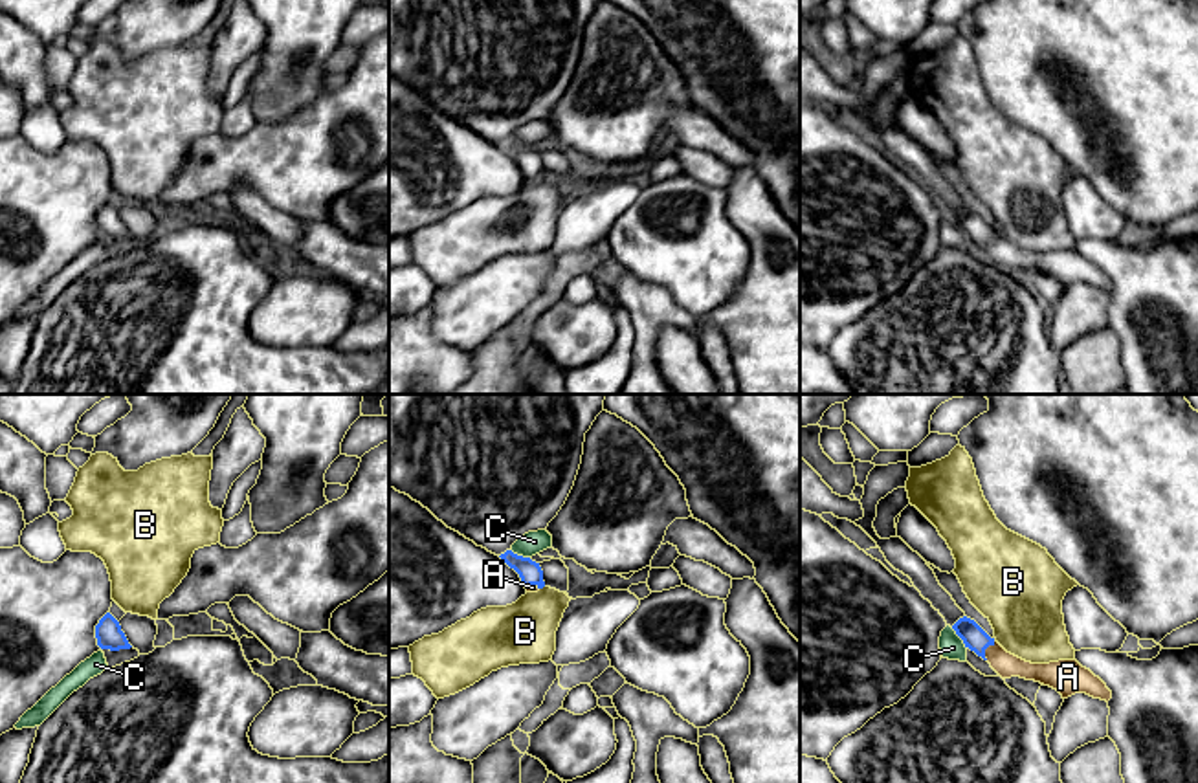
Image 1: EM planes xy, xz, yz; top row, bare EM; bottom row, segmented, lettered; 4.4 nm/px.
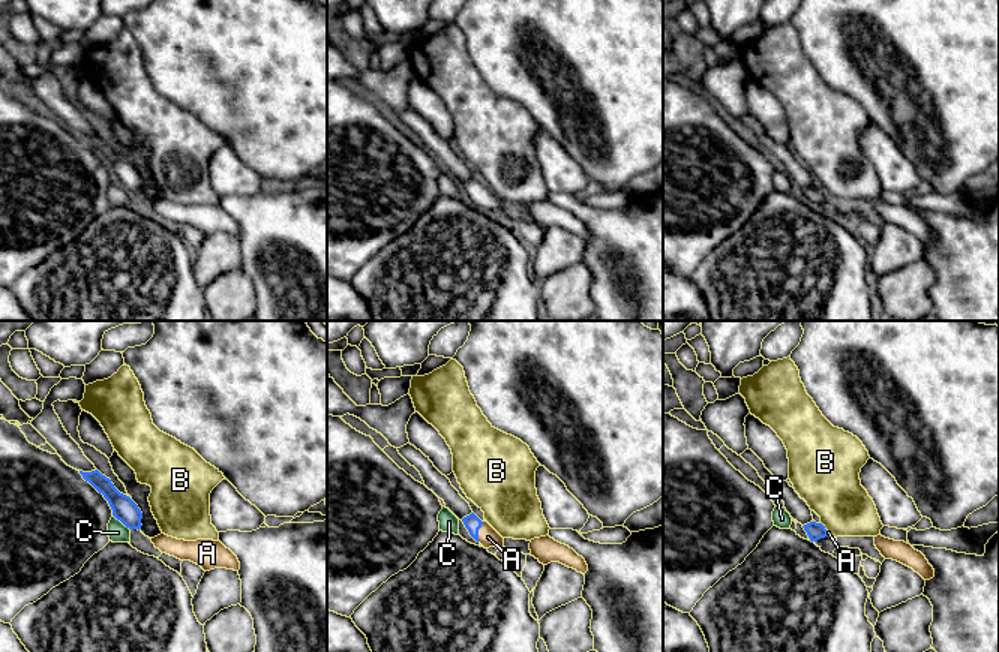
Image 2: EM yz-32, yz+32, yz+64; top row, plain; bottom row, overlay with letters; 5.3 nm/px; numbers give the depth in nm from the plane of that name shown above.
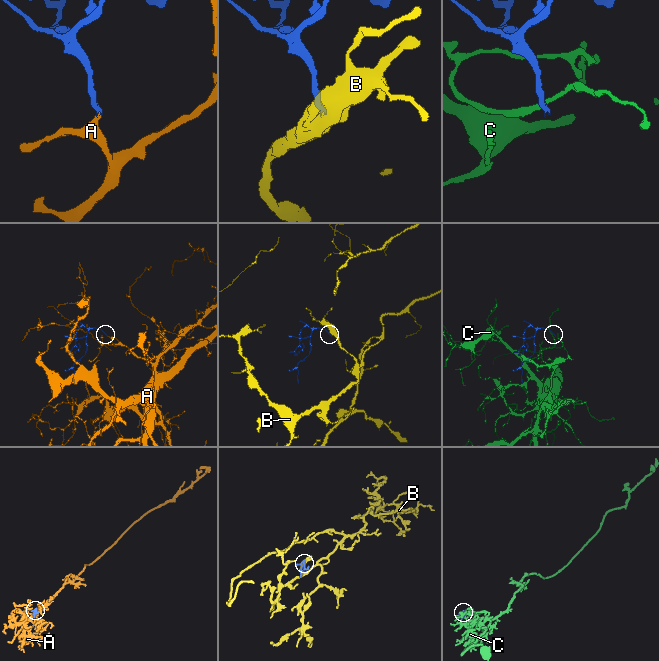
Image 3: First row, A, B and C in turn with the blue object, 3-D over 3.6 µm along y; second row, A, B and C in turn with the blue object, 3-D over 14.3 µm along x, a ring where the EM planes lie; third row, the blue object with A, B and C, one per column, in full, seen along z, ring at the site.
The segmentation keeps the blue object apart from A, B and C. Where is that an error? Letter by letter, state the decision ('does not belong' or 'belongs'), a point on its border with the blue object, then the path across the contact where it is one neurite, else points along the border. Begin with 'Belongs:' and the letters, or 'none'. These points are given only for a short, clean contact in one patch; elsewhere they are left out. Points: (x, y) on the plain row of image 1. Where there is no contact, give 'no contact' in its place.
Belongs: A
A: belongs; meets blue in yz at (986, 237); runs through yz (969, 220), (986, 237), (1006, 253)
B: does not belong; meets blue in xz at (542, 176); border along xz (543, 175), (540, 178)
C: does not belong; meets blue in yz at (960, 226); border along yz (951, 217), (965, 237)

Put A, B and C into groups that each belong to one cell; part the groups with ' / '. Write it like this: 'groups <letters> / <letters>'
groups A / B / C

